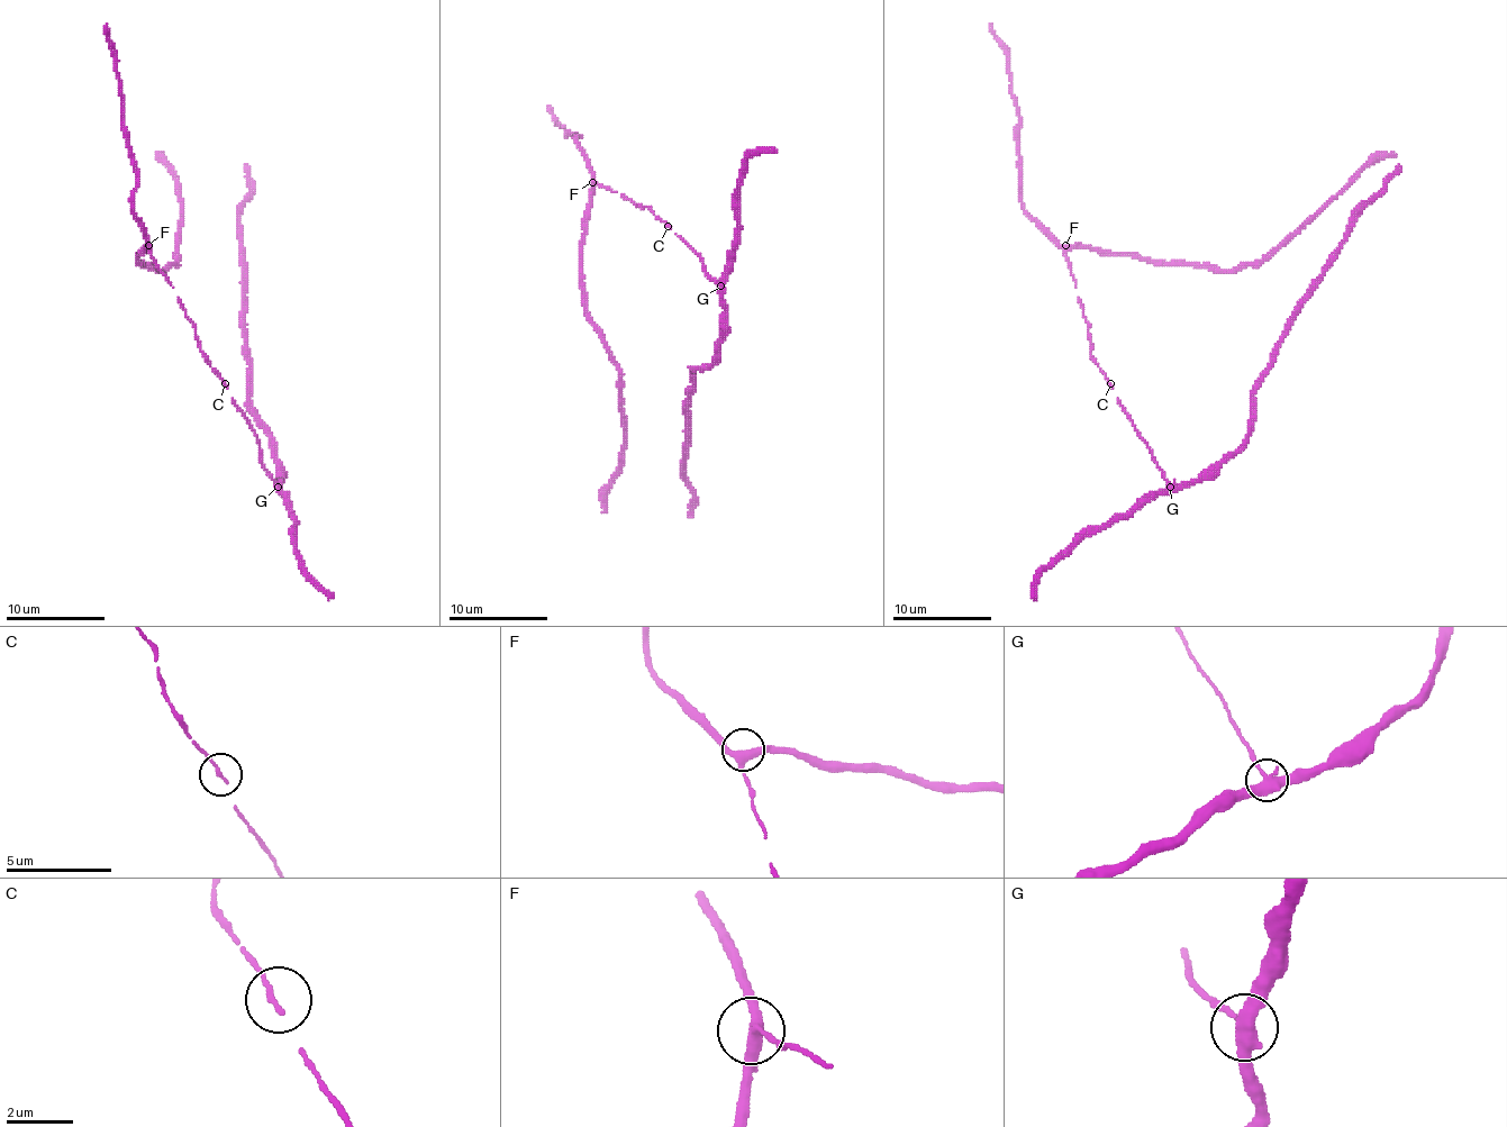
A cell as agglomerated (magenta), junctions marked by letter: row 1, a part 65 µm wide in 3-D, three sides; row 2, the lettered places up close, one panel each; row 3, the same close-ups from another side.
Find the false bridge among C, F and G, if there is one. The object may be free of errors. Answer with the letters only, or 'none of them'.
G

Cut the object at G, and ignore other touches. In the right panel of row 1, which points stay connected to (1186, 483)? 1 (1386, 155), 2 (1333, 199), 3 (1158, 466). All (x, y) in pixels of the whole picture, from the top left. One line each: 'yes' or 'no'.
1: no
2: no
3: no

